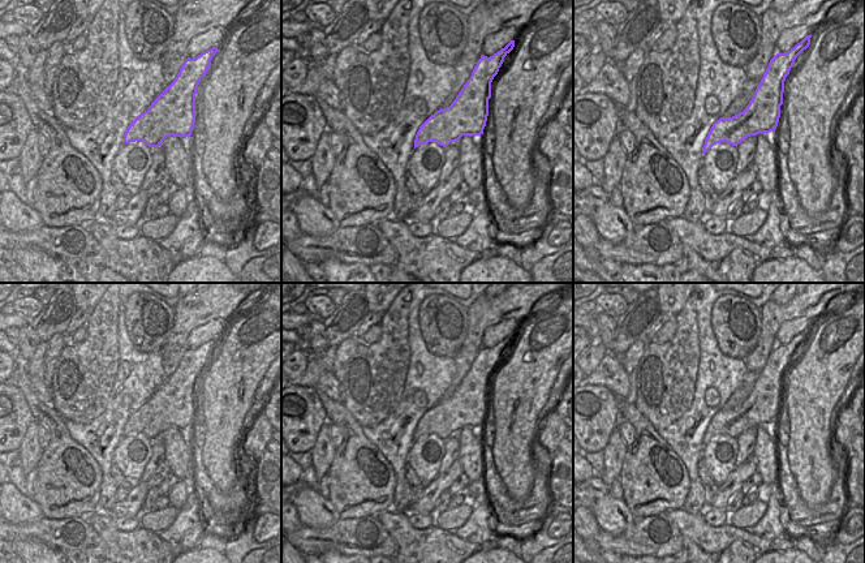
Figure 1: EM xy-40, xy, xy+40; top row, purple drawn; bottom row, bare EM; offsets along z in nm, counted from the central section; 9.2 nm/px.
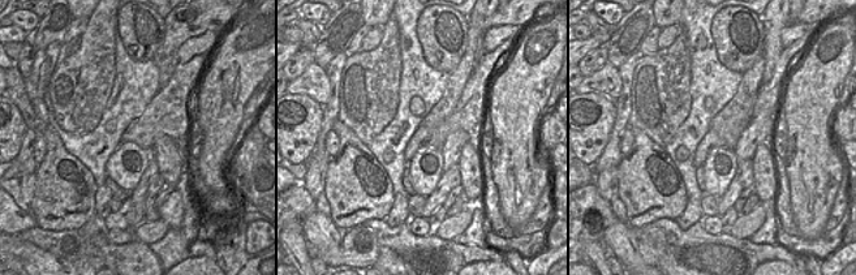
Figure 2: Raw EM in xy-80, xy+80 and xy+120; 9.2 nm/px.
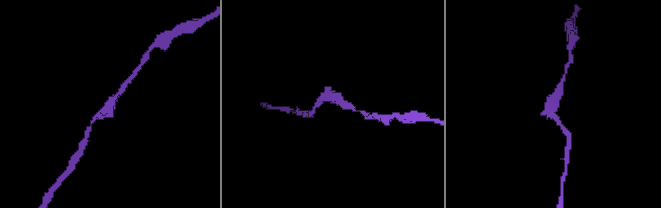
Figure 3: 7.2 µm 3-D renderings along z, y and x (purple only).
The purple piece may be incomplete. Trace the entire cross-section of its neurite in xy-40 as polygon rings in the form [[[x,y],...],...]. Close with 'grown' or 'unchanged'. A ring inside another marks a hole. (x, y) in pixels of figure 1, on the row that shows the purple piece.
[[[212,47],[195,59],[188,57],[175,81],[126,129],[124,143],[145,142],[159,147],[169,136],[190,137],[195,124],[195,94],[218,52]]]; unchanged

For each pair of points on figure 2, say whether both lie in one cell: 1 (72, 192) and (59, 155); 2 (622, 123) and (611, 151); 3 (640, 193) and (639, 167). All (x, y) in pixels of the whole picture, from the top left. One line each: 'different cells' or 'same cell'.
1: same cell
2: same cell
3: same cell

